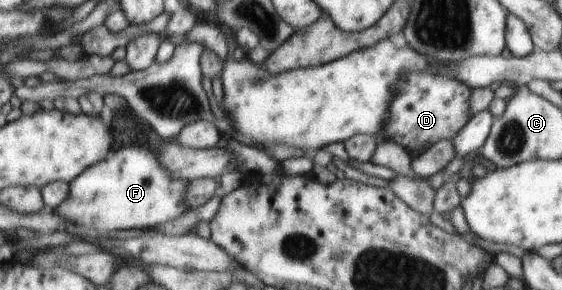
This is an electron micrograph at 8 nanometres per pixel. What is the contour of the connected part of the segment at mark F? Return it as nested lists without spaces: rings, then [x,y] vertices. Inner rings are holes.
[[[127,147],[112,152],[106,160],[87,168],[76,180],[69,183],[69,197],[59,203],[53,213],[63,217],[63,221],[69,225],[75,225],[85,231],[100,231],[115,233],[115,231],[143,231],[146,228],[155,228],[157,225],[173,221],[177,217],[185,215],[189,207],[183,203],[187,191],[187,181],[175,179],[159,165],[157,155],[147,147]]]

